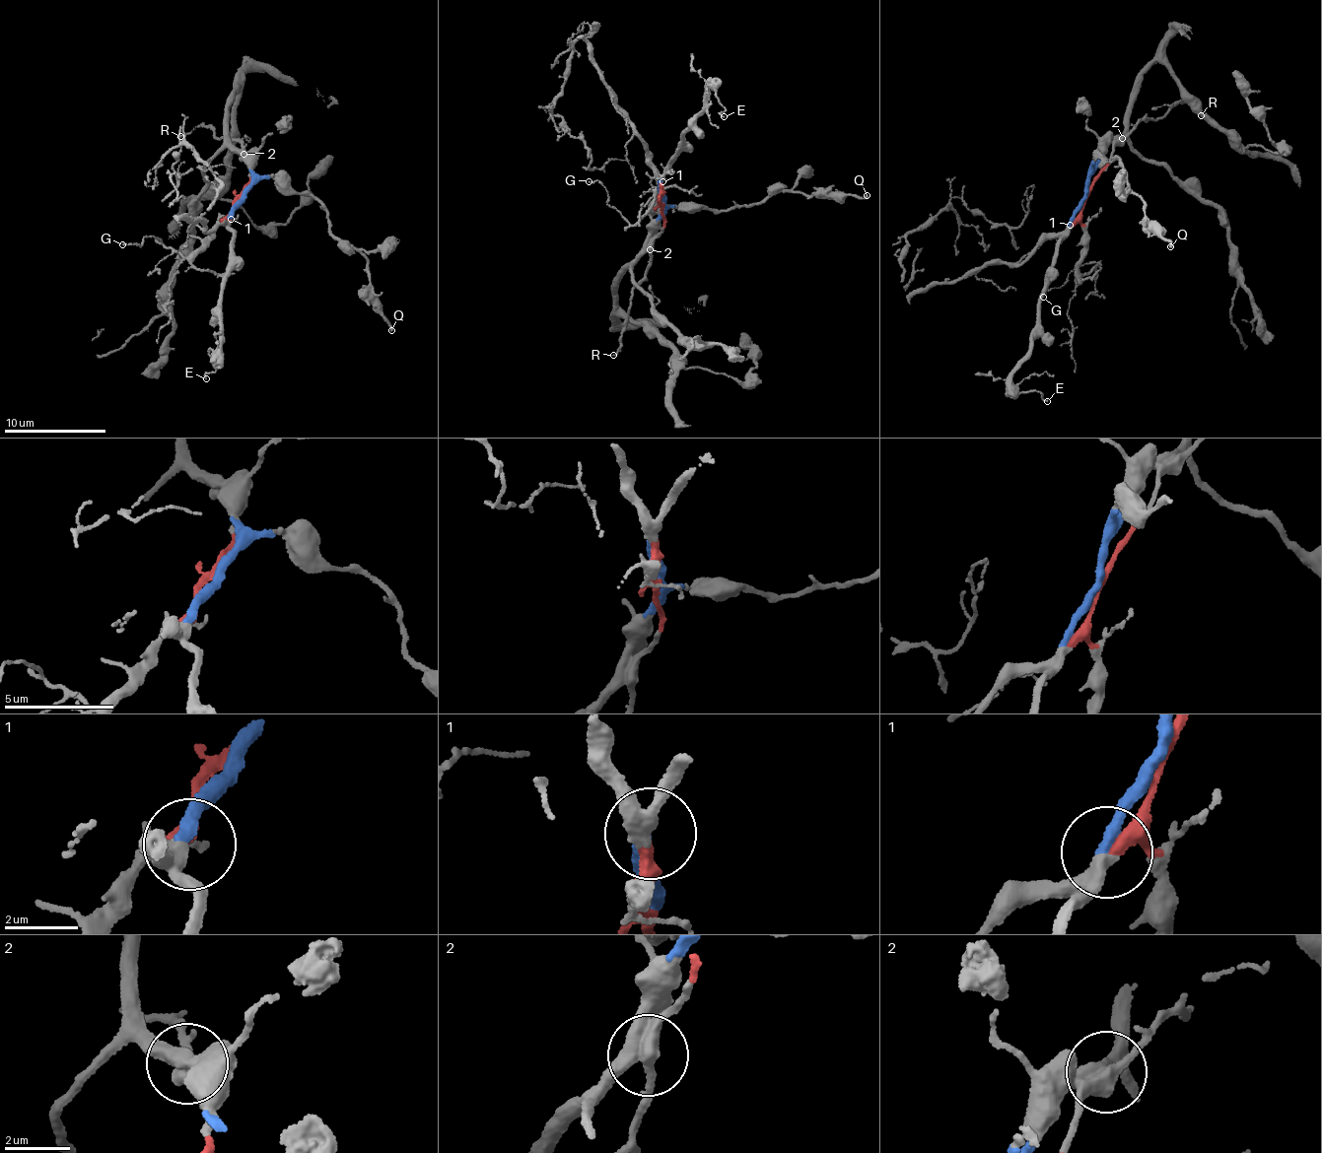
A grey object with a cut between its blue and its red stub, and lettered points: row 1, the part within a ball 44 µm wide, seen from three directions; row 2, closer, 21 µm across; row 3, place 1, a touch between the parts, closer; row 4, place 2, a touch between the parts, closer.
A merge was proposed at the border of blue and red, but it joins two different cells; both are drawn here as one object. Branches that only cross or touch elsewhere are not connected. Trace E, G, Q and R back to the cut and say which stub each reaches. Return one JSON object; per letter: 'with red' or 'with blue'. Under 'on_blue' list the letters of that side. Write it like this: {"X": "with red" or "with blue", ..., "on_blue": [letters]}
{"E": "with blue", "G": "with red", "Q": "with blue", "R": "with red", "on_blue": ["E", "Q"]}

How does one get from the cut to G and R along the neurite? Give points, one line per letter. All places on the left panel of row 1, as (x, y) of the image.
G: (243, 198), (230, 217), (215, 228), (215, 235), (184, 259), (160, 240), (146, 236), (142, 243), (122, 243)
R: (243, 198), (243, 190), (250, 177), (248, 161), (238, 142), (216, 138), (202, 126), (180, 135)

